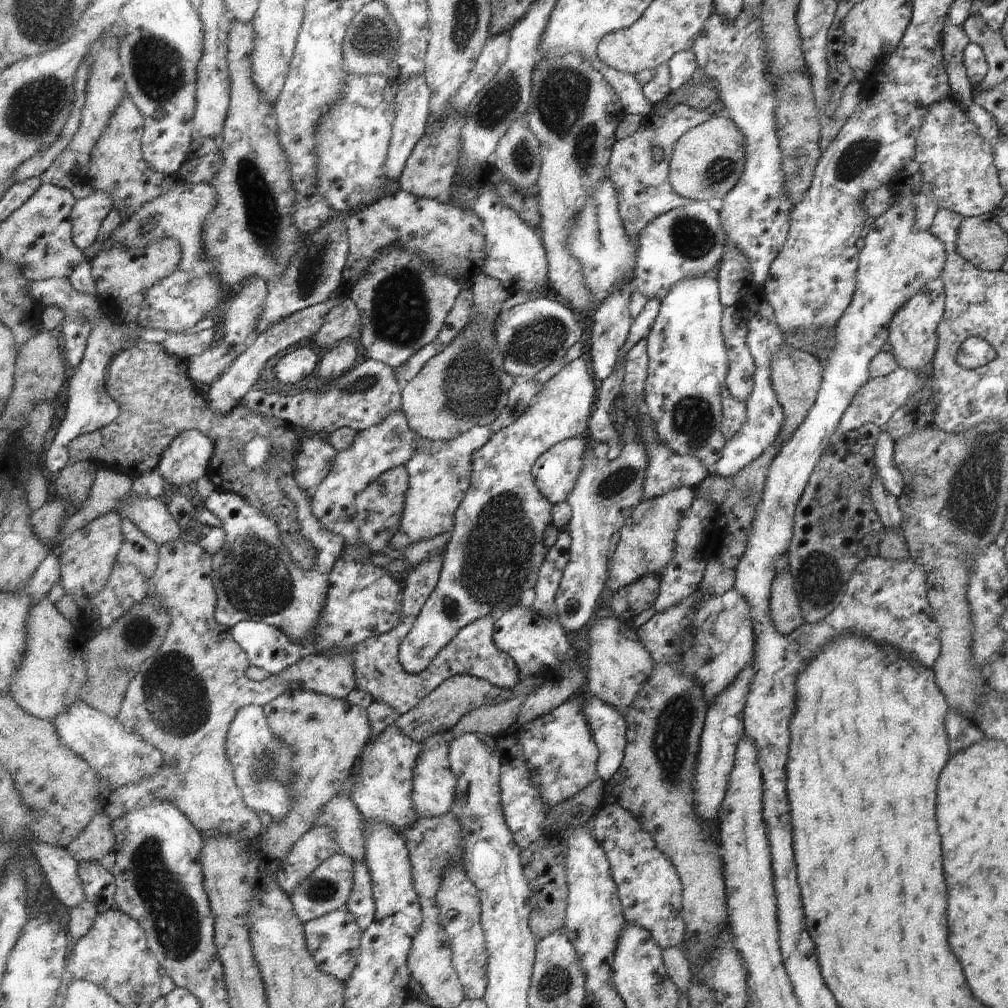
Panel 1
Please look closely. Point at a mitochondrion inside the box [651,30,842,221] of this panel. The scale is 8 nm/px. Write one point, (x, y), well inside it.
(718, 172)

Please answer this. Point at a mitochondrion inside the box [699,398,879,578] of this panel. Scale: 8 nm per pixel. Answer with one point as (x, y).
(747, 495)

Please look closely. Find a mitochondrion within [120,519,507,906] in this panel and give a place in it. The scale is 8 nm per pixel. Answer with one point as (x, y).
(171, 687)

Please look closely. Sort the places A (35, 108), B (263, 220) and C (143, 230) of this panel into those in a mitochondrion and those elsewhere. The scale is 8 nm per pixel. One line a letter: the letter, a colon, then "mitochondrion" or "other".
A: mitochondrion
B: mitochondrion
C: other

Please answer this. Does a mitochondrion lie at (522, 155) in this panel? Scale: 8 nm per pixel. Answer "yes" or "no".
yes

